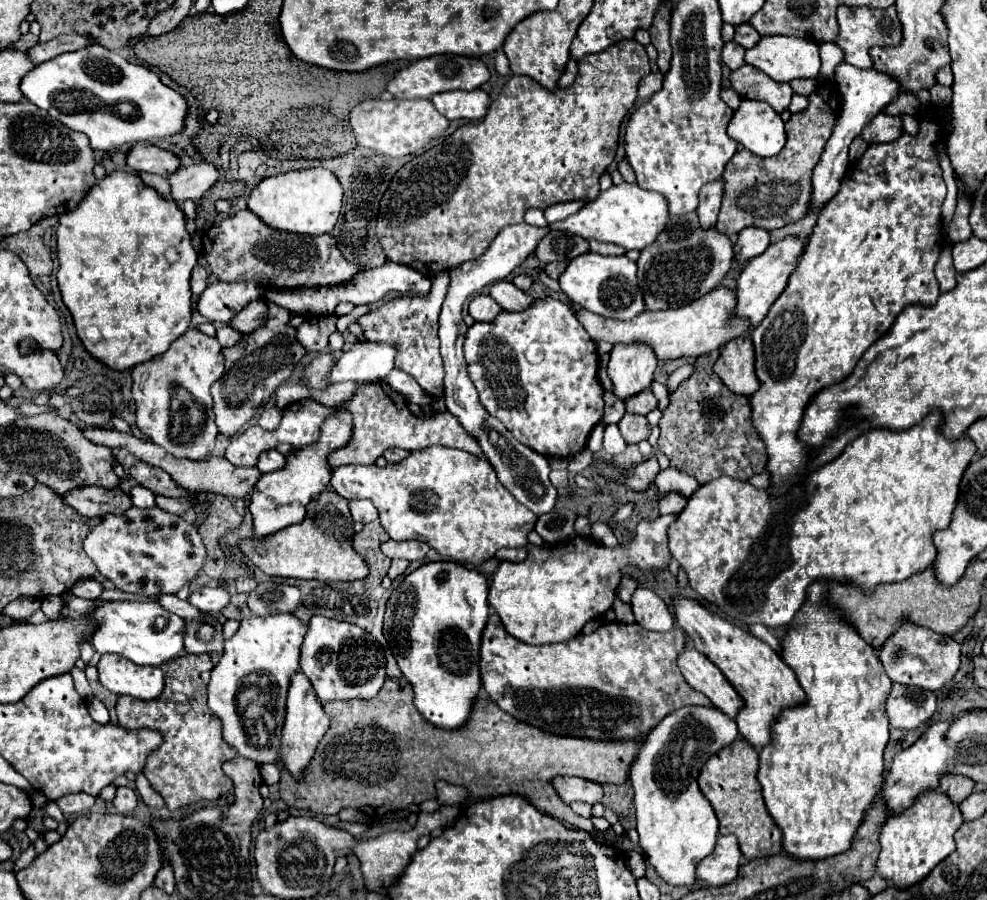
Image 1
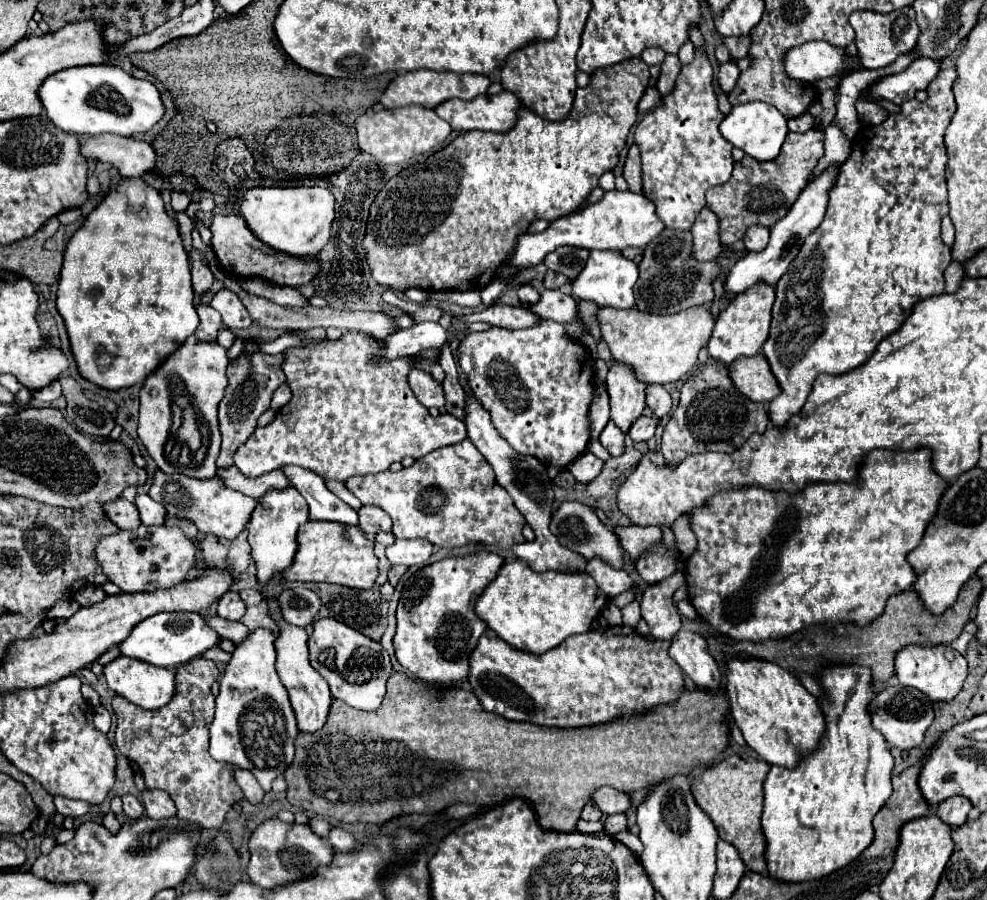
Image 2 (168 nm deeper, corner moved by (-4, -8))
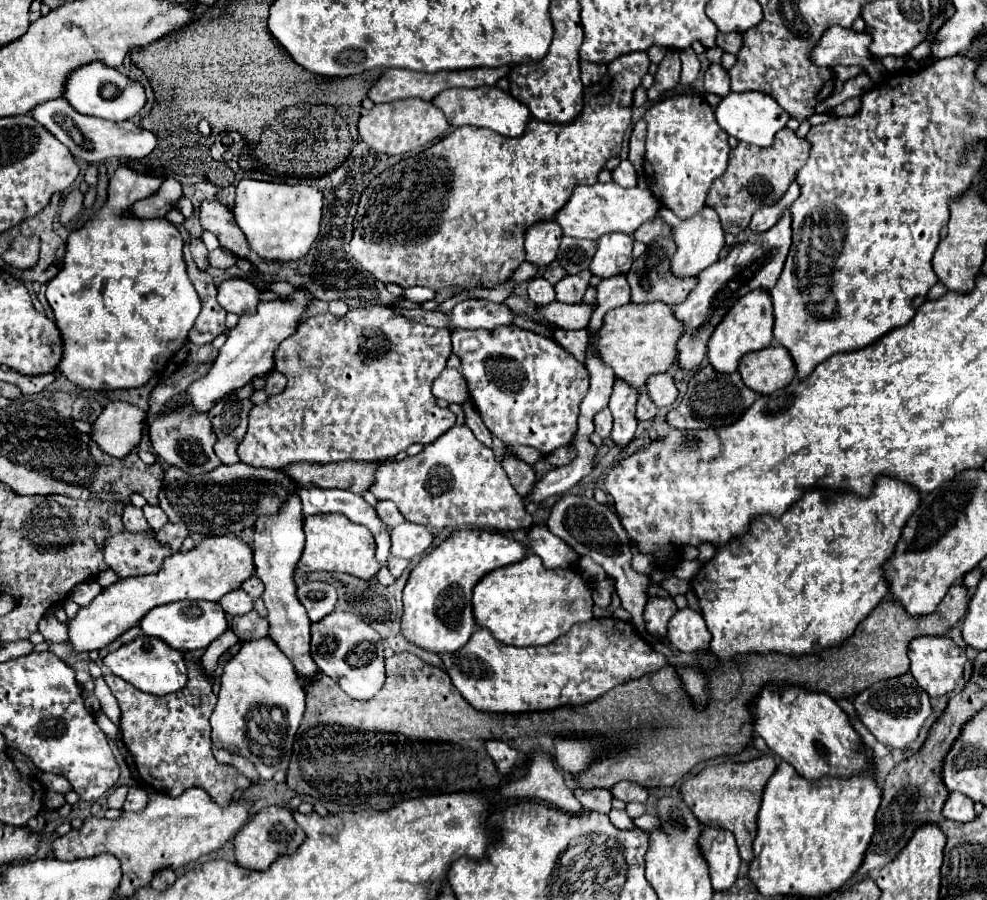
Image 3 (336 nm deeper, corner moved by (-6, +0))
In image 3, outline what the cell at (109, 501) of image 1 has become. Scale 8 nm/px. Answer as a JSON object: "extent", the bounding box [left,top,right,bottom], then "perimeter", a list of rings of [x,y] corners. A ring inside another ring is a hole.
{"extent":[122,502,148,532],"perimeter":[[[130,502],[124,506],[124,514],[122,514],[122,522],[124,522],[124,528],[130,530],[130,532],[138,532],[138,530],[146,530],[148,522],[142,514],[140,508],[132,506]]]}

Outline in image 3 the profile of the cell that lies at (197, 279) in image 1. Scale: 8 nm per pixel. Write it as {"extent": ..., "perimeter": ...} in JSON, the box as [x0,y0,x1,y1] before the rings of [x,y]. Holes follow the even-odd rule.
{"extent":[190,238,210,272],"perimeter":[[[194,238],[194,240],[190,242],[190,250],[192,250],[192,258],[194,258],[196,266],[198,266],[202,272],[206,272],[208,266],[210,266],[210,262],[208,262],[208,250],[206,250],[204,242],[202,242],[200,238]]]}

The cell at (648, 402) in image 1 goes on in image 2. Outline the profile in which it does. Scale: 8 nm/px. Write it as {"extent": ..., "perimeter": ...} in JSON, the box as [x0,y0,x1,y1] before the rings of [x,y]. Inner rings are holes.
{"extent":[646,384,672,418],"perimeter":[[[652,384],[652,386],[646,388],[646,404],[652,408],[656,418],[662,418],[662,416],[666,416],[670,412],[672,398],[670,398],[670,394],[668,394],[668,390],[664,386]]]}

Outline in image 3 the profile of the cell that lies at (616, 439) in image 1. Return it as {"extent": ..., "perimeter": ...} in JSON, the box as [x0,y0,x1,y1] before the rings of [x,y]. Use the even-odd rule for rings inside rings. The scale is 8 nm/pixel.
{"extent":[594,408,612,438],"perimeter":[[[604,408],[604,410],[600,410],[596,416],[594,416],[594,426],[596,426],[596,434],[600,436],[600,438],[608,438],[610,436],[610,428],[612,428],[612,414],[610,414],[610,410],[608,408]]]}

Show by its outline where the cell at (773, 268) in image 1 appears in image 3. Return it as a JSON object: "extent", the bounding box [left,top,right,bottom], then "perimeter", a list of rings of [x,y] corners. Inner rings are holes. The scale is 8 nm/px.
{"extent":[708,290,774,372],"perimeter":[[[766,290],[758,292],[748,292],[730,308],[730,312],[722,318],[722,322],[716,326],[714,334],[710,336],[708,342],[708,360],[718,372],[734,372],[738,368],[738,360],[746,352],[762,350],[772,344],[772,324],[774,324],[774,314],[772,314],[772,300]]]}

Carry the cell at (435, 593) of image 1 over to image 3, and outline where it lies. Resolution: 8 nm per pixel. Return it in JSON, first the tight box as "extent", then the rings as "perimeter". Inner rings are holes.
{"extent":[402,528,524,654],"perimeter":[[[460,528],[438,548],[424,556],[410,572],[404,588],[402,636],[418,648],[434,654],[456,652],[476,630],[472,610],[472,588],[492,570],[524,558],[524,546],[506,536],[480,528]]]}

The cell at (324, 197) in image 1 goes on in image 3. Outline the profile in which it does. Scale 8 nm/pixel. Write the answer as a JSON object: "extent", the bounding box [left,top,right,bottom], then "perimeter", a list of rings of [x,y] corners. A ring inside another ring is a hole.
{"extent":[234,178,324,260],"perimeter":[[[244,178],[236,184],[234,218],[240,230],[246,234],[250,248],[266,260],[298,260],[308,254],[312,244],[320,236],[324,196],[316,186],[290,186]]]}

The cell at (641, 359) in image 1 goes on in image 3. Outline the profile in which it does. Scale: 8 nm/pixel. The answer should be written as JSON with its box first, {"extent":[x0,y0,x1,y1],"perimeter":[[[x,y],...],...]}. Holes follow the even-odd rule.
{"extent":[608,380,638,446],"perimeter":[[[624,380],[614,382],[614,392],[610,396],[608,408],[612,410],[614,416],[614,430],[612,430],[612,440],[614,444],[626,446],[636,432],[636,400],[638,400],[638,388],[626,384]]]}

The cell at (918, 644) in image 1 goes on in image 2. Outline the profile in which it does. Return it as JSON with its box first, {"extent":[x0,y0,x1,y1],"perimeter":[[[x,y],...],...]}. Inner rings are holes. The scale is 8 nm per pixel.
{"extent":[896,646,968,702],"perimeter":[[[906,646],[900,652],[896,652],[896,676],[900,684],[912,686],[920,692],[924,692],[932,702],[948,702],[952,700],[968,674],[966,658],[958,654],[952,646]]]}

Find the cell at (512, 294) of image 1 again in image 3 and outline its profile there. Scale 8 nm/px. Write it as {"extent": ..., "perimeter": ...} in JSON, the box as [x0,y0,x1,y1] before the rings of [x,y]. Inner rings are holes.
{"extent":[554,270,590,304],"perimeter":[[[584,270],[576,276],[566,276],[562,278],[554,290],[556,290],[556,300],[562,302],[562,304],[580,304],[582,302],[582,296],[588,288],[588,280],[590,280],[590,272]]]}

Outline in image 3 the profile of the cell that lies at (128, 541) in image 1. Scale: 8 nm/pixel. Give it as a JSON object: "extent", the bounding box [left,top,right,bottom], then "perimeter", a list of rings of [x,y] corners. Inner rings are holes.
{"extent":[104,528,172,578],"perimeter":[[[152,528],[146,532],[124,530],[104,544],[104,560],[120,578],[154,574],[168,556],[172,556],[170,548],[156,540]]]}

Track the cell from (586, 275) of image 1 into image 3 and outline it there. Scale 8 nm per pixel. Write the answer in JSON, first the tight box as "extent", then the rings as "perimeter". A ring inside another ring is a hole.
{"extent":[590,232,634,280],"perimeter":[[[608,232],[598,240],[598,250],[592,258],[590,272],[602,280],[628,274],[628,268],[634,262],[632,256],[634,240],[620,232]]]}

